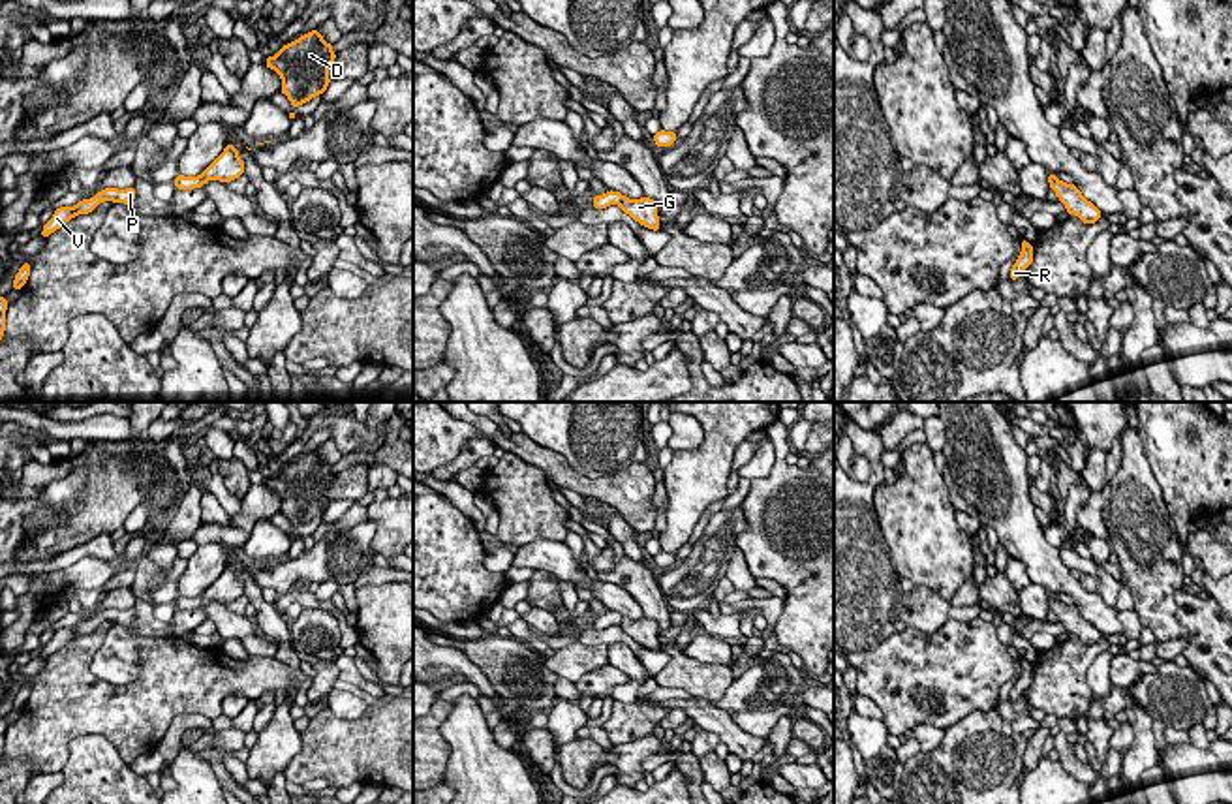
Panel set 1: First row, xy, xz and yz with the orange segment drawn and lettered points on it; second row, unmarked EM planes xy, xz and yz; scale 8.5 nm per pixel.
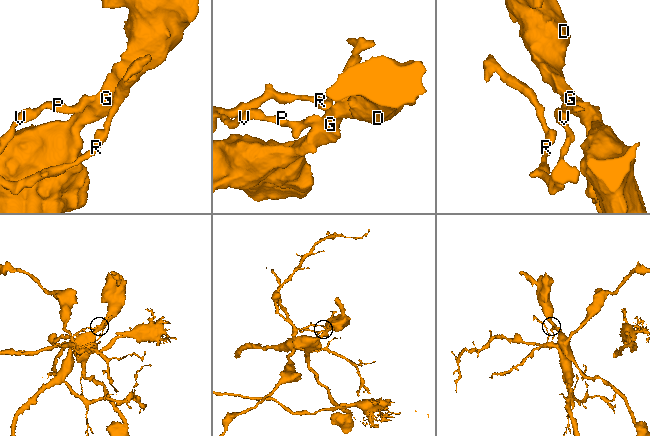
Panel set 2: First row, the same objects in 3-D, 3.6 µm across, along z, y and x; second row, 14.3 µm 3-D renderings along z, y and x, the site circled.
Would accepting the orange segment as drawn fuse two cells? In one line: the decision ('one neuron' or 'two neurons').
two neurons

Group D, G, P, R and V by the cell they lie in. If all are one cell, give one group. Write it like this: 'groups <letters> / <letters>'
groups D G / P R V

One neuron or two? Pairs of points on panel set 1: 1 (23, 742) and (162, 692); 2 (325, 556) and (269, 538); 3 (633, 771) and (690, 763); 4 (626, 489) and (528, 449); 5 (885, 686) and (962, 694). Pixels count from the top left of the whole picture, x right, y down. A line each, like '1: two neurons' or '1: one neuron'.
1: one neuron
2: two neurons
3: two neurons
4: one neuron
5: one neuron

